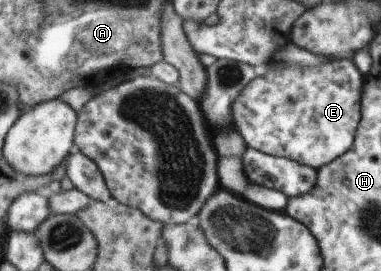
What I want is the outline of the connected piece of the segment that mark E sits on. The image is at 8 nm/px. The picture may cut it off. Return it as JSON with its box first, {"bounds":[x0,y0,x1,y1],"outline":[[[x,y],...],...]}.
{"bounds":[230,58,364,169],"outline":[[[346,58],[323,60],[311,67],[287,66],[266,68],[256,72],[256,76],[244,85],[240,94],[231,102],[230,112],[232,126],[240,133],[246,147],[250,147],[257,151],[260,150],[261,153],[270,154],[270,156],[273,157],[284,157],[285,159],[290,159],[291,161],[306,165],[313,169],[320,169],[321,166],[328,165],[329,162],[336,160],[338,156],[344,154],[352,144],[356,127],[358,126],[358,122],[360,122],[361,108],[359,100],[361,97],[363,81],[364,76],[361,74],[361,71],[358,70],[356,64],[352,60]]]}

